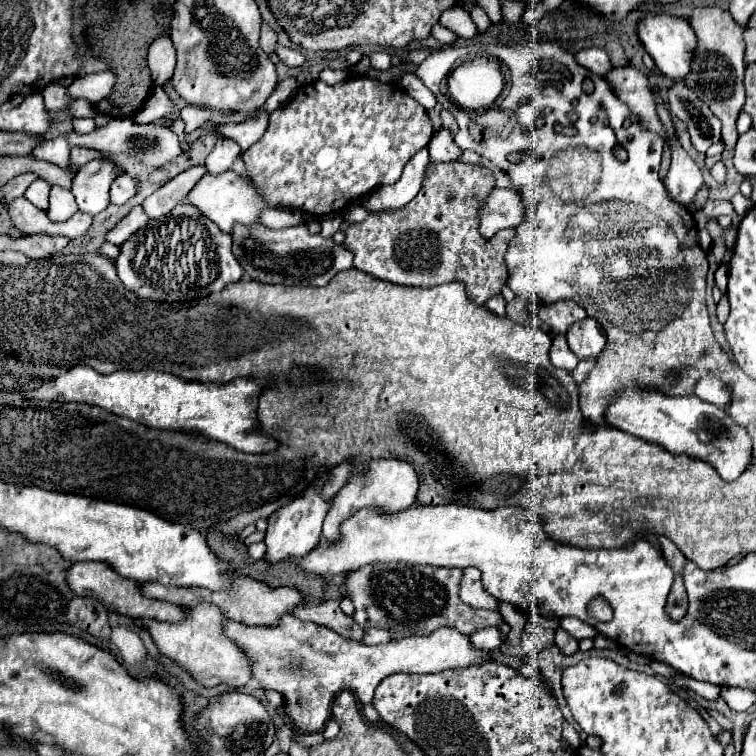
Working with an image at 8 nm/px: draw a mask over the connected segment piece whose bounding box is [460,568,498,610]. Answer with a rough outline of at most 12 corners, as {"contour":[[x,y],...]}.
{"contour":[[466,568],[460,586],[462,602],[474,608],[498,608],[482,588],[478,568]]}

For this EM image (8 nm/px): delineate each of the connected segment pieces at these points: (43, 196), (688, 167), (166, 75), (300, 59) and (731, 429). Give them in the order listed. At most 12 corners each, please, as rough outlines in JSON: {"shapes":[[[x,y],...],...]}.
{"shapes":[[[36,178],[24,198],[48,208],[48,182]],[[672,138],[672,164],[664,186],[688,206],[702,186],[696,162]],[[168,36],[148,52],[154,86],[172,78],[176,52]],[[278,46],[280,62],[298,68],[306,62],[304,54],[294,48]],[[630,382],[610,426],[722,480],[750,464],[750,438],[718,406]]]}

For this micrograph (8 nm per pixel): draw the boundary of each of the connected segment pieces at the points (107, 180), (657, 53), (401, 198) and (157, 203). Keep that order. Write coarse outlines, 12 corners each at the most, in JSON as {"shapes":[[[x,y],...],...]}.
{"shapes":[[[112,162],[84,164],[70,186],[80,212],[108,206]],[[644,14],[638,38],[674,80],[690,70],[696,36],[688,20]],[[428,148],[416,152],[398,182],[376,188],[370,212],[402,208],[422,186]],[[192,166],[142,204],[150,218],[168,216],[186,202],[206,166]]]}

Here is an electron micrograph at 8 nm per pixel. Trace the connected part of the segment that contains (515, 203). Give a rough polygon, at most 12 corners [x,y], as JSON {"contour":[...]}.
{"contour":[[494,188],[480,212],[480,234],[516,228],[526,204],[516,190]]}

